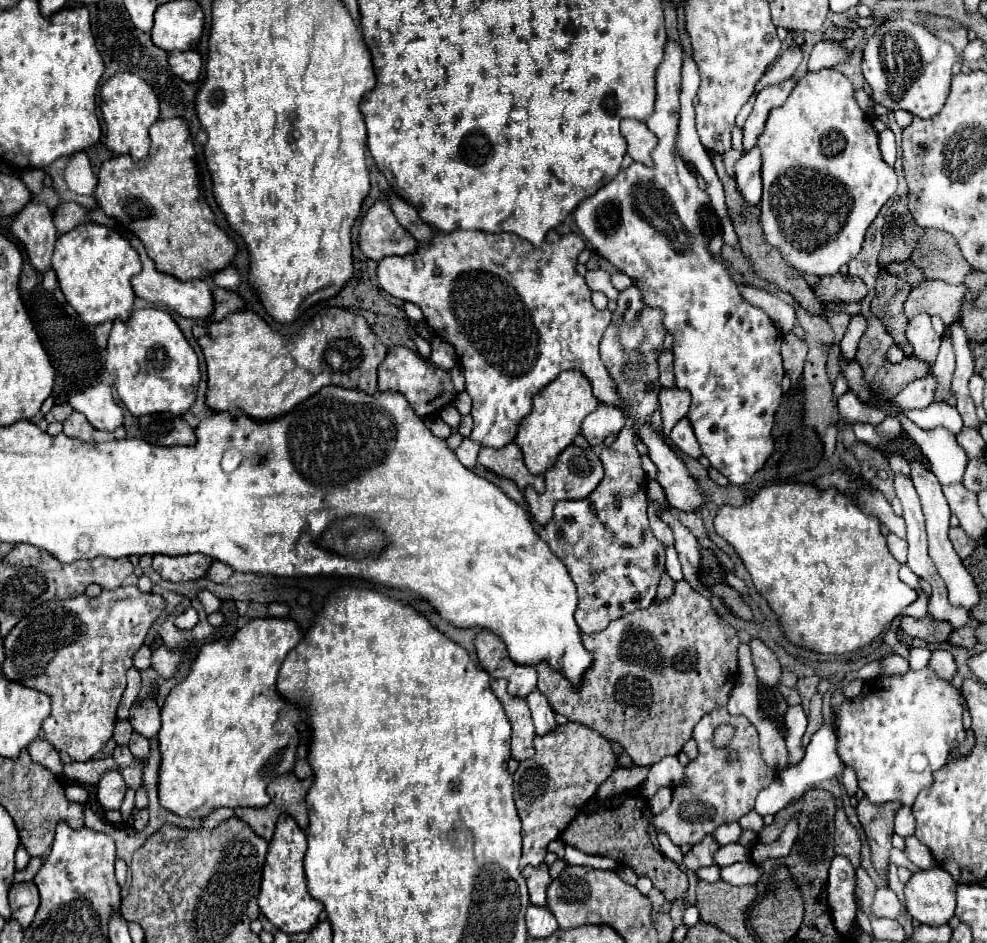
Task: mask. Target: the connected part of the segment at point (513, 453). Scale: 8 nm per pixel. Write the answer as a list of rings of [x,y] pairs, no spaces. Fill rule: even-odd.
[[[511,442],[505,448],[481,448],[479,450],[479,466],[501,474],[505,478],[511,478],[519,484],[519,488],[523,490],[527,484],[531,484],[533,488],[537,488],[537,492],[545,492],[545,482],[543,476],[535,476],[527,470],[525,462],[523,462],[523,454],[521,448]]]

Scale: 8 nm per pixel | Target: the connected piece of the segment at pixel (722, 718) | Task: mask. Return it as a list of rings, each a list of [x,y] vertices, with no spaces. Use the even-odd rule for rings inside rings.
[[[715,708],[715,712],[705,714],[693,730],[693,740],[699,744],[699,756],[685,768],[685,782],[673,788],[673,800],[669,808],[653,816],[651,820],[653,828],[667,832],[671,842],[677,846],[695,846],[707,834],[713,834],[713,830],[721,824],[739,822],[741,816],[753,810],[757,792],[761,788],[767,788],[775,776],[775,770],[769,768],[761,758],[757,728],[745,716],[729,714],[727,708]],[[723,722],[733,724],[737,732],[729,748],[719,750],[713,748],[711,738],[713,728]],[[729,752],[737,752],[737,758],[733,762],[727,760]]]

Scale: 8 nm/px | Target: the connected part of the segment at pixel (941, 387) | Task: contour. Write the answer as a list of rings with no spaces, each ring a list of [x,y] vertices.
[[[943,336],[937,360],[933,364],[931,374],[937,378],[937,400],[947,400],[949,392],[951,392],[951,378],[955,372],[955,354],[953,354],[953,346],[951,346],[951,338]]]

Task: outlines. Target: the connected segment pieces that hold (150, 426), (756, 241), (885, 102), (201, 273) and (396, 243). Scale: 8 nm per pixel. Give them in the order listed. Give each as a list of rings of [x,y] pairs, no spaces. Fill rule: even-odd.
[[[169,412],[163,414],[147,414],[139,418],[139,428],[143,434],[143,440],[157,446],[187,446],[193,444],[193,428],[183,422],[179,416],[173,416]]]
[[[711,156],[713,164],[715,164],[715,170],[719,174],[719,180],[723,182],[725,186],[725,196],[727,196],[727,208],[729,208],[729,214],[733,218],[733,226],[735,226],[735,232],[739,236],[739,244],[741,244],[741,252],[745,258],[749,258],[753,270],[757,272],[757,276],[765,278],[767,282],[775,284],[779,290],[783,292],[789,292],[811,316],[823,316],[823,304],[819,302],[819,298],[815,296],[813,288],[805,282],[805,278],[799,274],[799,272],[793,272],[793,268],[789,268],[783,260],[781,260],[781,254],[777,252],[777,248],[769,248],[769,244],[765,244],[765,238],[763,238],[763,230],[761,230],[761,224],[759,224],[759,212],[751,210],[751,208],[745,208],[745,204],[741,202],[741,196],[737,194],[735,190],[735,180],[725,172],[725,166],[723,166],[723,156]]]
[[[889,20],[879,26],[875,36],[865,44],[863,76],[873,88],[873,102],[887,110],[907,110],[913,116],[931,118],[943,108],[949,96],[955,60],[957,54],[953,46],[937,38],[925,26],[909,20]]]
[[[183,118],[157,120],[151,126],[149,136],[151,136],[151,150],[145,160],[131,162],[131,156],[113,156],[111,160],[103,162],[99,170],[99,184],[95,190],[95,198],[107,216],[119,218],[119,222],[125,228],[137,234],[137,238],[143,242],[149,258],[155,262],[155,268],[159,272],[169,274],[183,282],[199,278],[213,284],[213,276],[231,266],[237,254],[237,244],[215,224],[213,210],[205,200],[201,200],[196,152],[189,124]]]
[[[377,200],[367,214],[361,218],[359,226],[359,250],[371,258],[381,260],[391,254],[409,254],[417,246],[417,240],[405,232],[397,222],[387,202]]]

